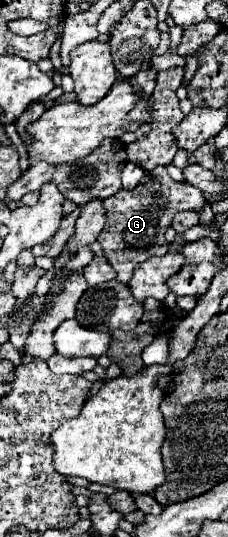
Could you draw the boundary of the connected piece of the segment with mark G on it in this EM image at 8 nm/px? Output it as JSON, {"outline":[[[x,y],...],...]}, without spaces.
{"outline":[[[154,167],[134,189],[120,189],[116,195],[104,199],[106,209],[106,227],[98,237],[98,243],[104,247],[104,257],[118,273],[120,283],[128,283],[134,267],[150,257],[166,255],[168,245],[164,239],[166,227],[172,223],[172,217],[178,211],[194,209],[200,211],[204,205],[204,195],[200,189],[186,183],[174,181],[164,167]]]}

